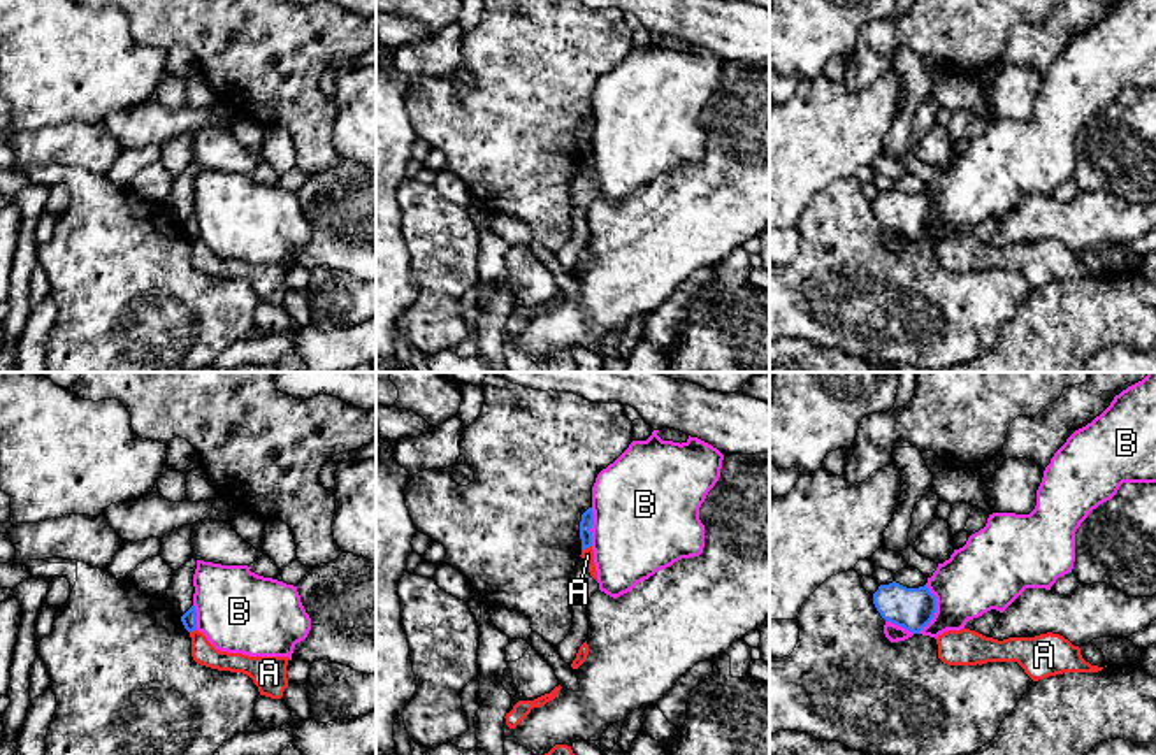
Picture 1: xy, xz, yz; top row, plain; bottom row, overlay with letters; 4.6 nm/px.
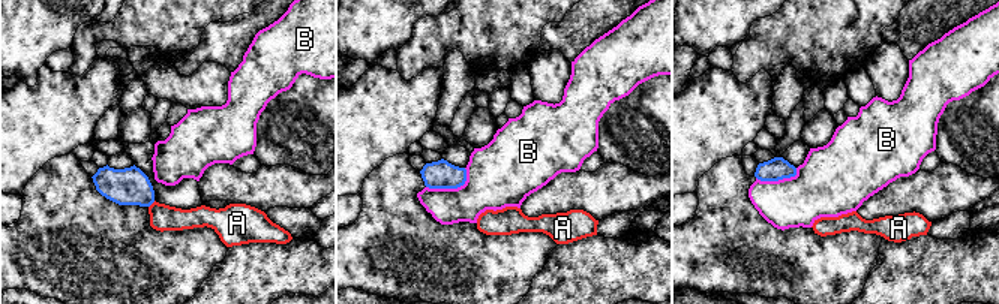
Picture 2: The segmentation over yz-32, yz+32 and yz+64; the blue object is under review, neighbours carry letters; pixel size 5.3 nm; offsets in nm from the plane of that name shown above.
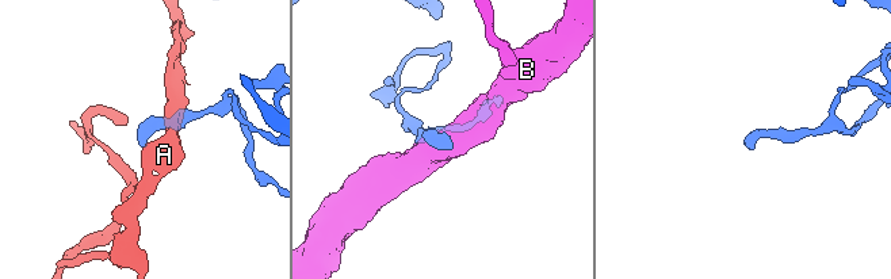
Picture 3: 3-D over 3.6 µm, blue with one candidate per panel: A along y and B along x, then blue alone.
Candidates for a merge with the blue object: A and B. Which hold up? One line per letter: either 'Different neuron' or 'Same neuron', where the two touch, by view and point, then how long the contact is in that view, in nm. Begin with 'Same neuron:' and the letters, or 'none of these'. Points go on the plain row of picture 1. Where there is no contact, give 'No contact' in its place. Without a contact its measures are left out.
Same neuron: none of these
A: Different neuron. Touches blue at xz (585, 155). Shared border 50 nm
B: Different neuron. Touches blue at yz (935, 216). Shared border 220 nm

